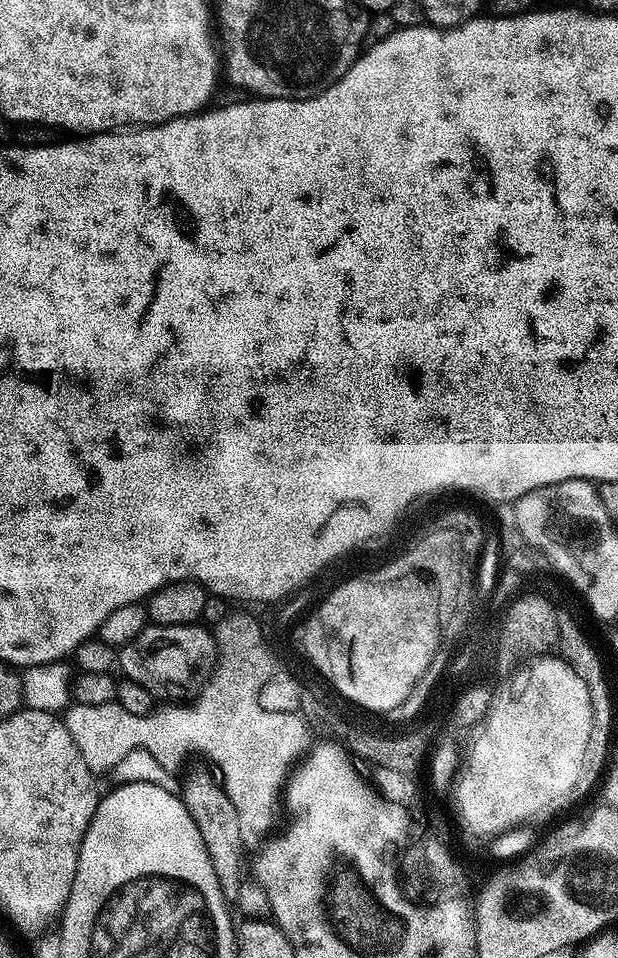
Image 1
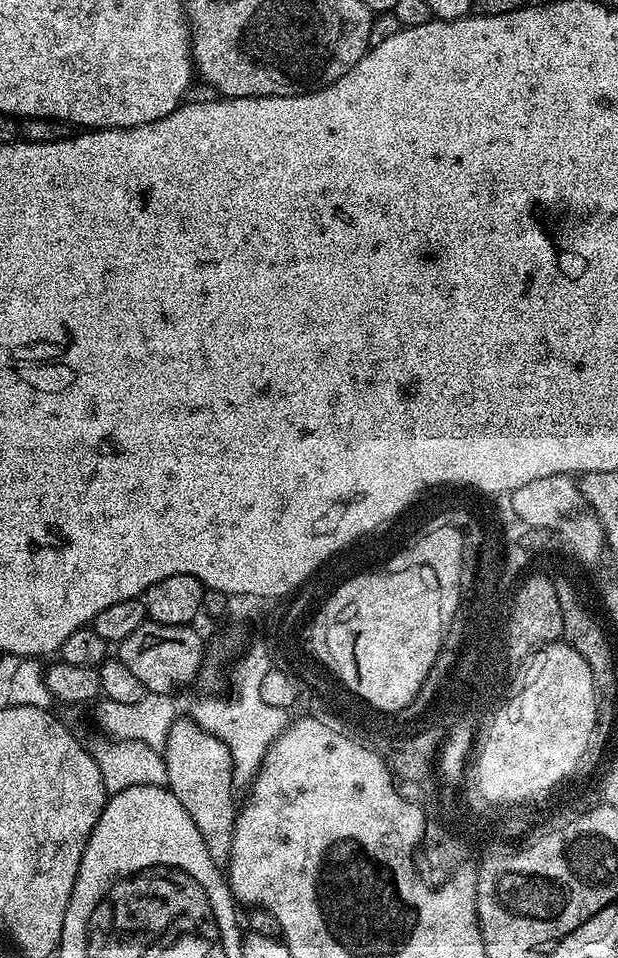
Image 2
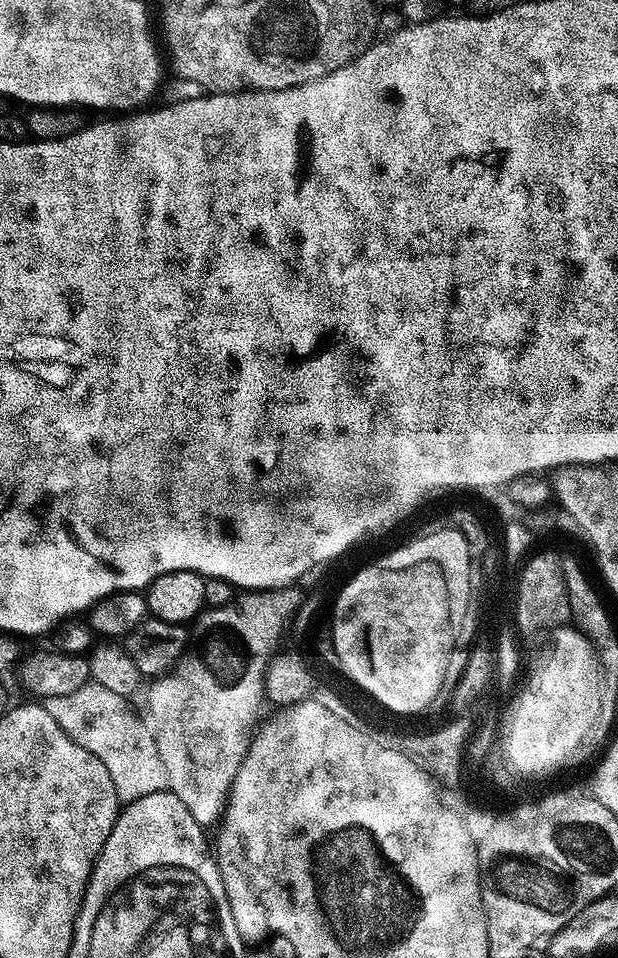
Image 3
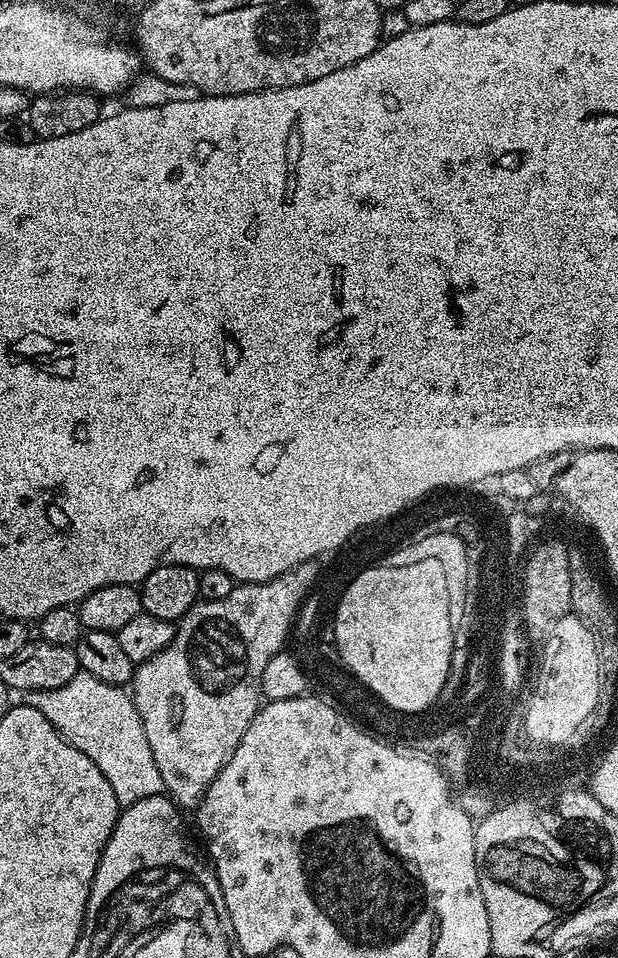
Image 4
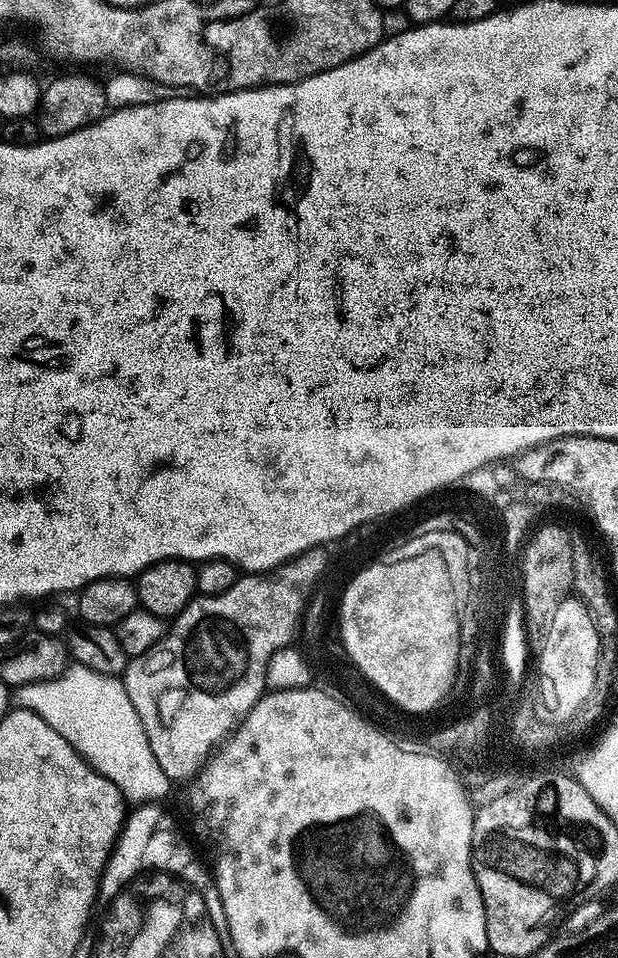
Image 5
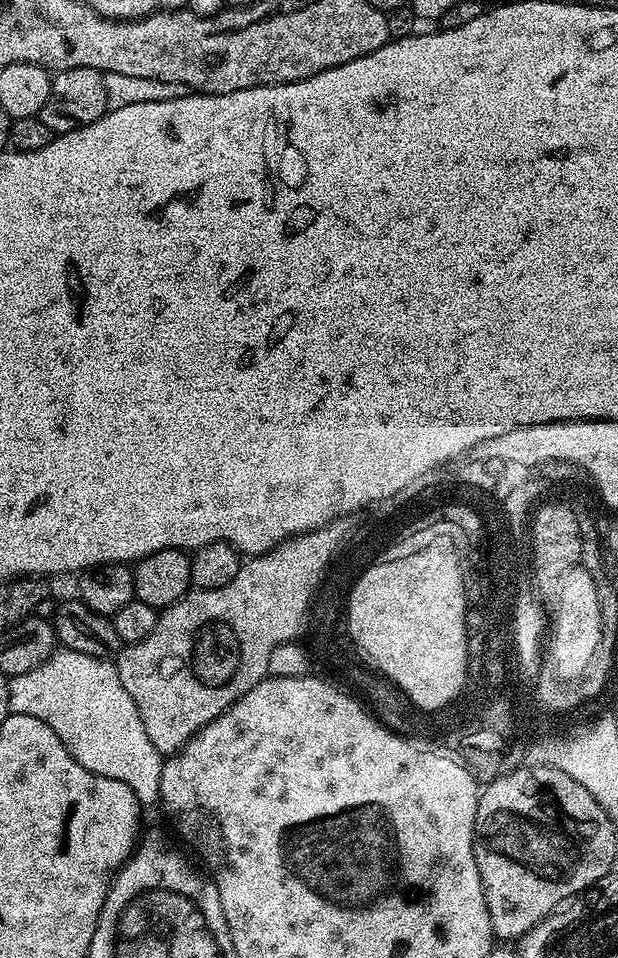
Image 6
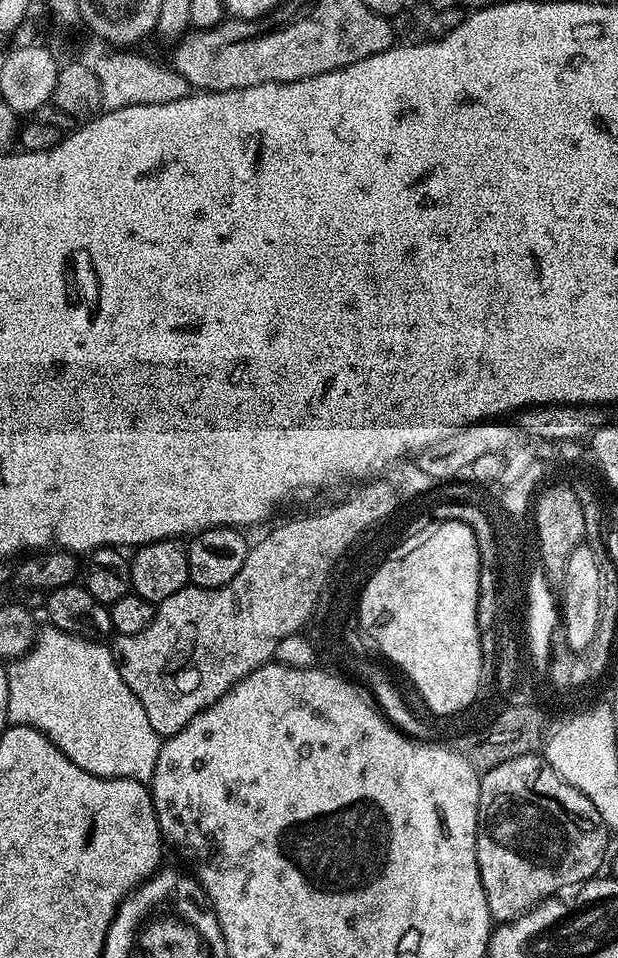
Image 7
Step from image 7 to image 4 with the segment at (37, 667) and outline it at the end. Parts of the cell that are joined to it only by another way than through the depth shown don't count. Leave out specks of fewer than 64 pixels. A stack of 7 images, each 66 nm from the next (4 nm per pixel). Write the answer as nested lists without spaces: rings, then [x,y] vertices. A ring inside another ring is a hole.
[[[78,674],[64,686],[45,692],[23,693],[22,700],[38,709],[65,740],[82,750],[82,754],[102,770],[121,806],[159,796],[165,791],[162,774],[158,766],[154,766],[154,754],[150,754],[150,742],[146,742],[142,730],[142,718],[123,687]]]

